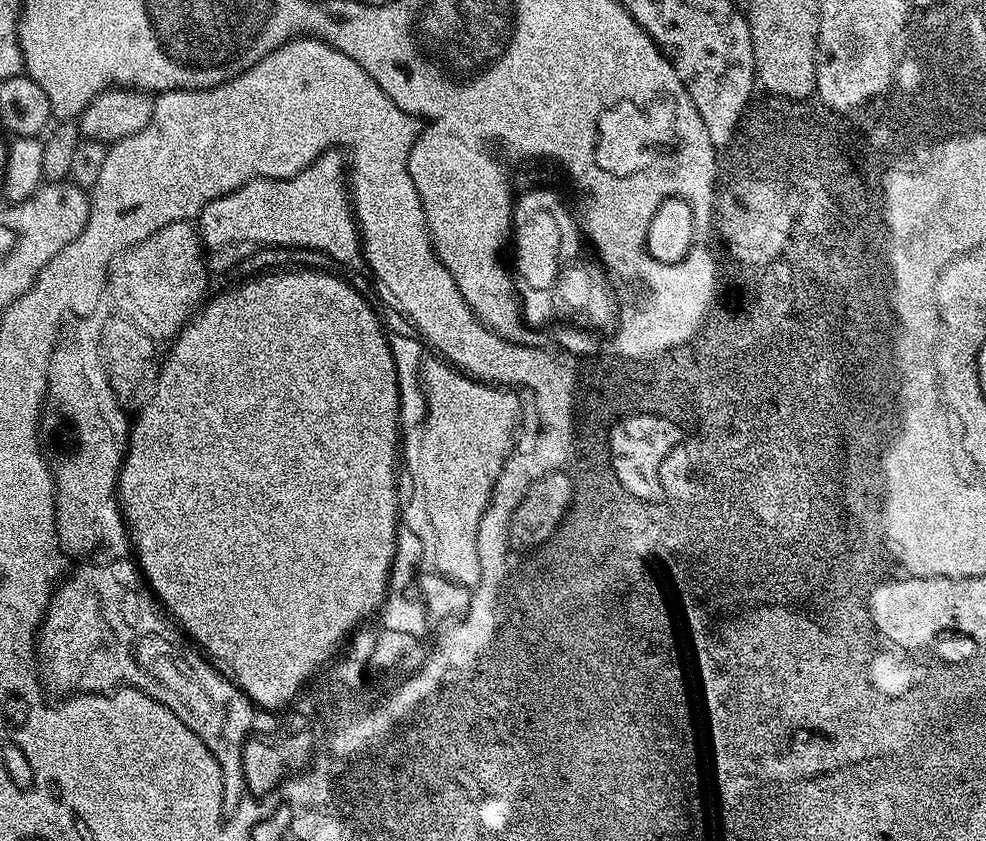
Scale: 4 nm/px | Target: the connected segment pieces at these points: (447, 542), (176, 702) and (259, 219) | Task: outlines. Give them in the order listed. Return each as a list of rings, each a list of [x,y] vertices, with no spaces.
[[[425,359],[422,365],[422,385],[427,400],[427,416],[424,419],[427,436],[424,437],[422,451],[422,476],[428,500],[409,499],[405,508],[403,505],[402,520],[423,540],[427,559],[432,559],[433,566],[440,571],[439,575],[465,590],[472,590],[479,582],[481,570],[478,526],[488,508],[504,459],[513,451],[512,435],[516,432],[516,419],[520,416],[520,400],[515,396],[515,391],[488,382],[477,382],[451,363],[435,359]]]
[[[119,563],[112,564],[111,567],[88,568],[87,571],[80,572],[63,591],[52,594],[36,637],[36,662],[41,685],[51,695],[53,692],[56,695],[53,697],[56,698],[71,698],[77,694],[107,694],[126,687],[136,688],[162,702],[162,706],[169,708],[205,744],[218,762],[222,770],[222,802],[225,813],[232,814],[239,810],[240,803],[246,797],[243,746],[252,732],[254,705],[223,672],[213,667],[189,643],[179,627],[169,623],[140,569],[132,571],[128,564]]]
[[[343,151],[323,152],[306,170],[285,180],[249,180],[238,190],[217,200],[211,200],[198,217],[198,235],[203,247],[231,244],[260,244],[266,248],[309,248],[321,257],[329,256],[340,266],[361,263],[362,241],[350,203],[350,188],[346,183],[346,156]]]

